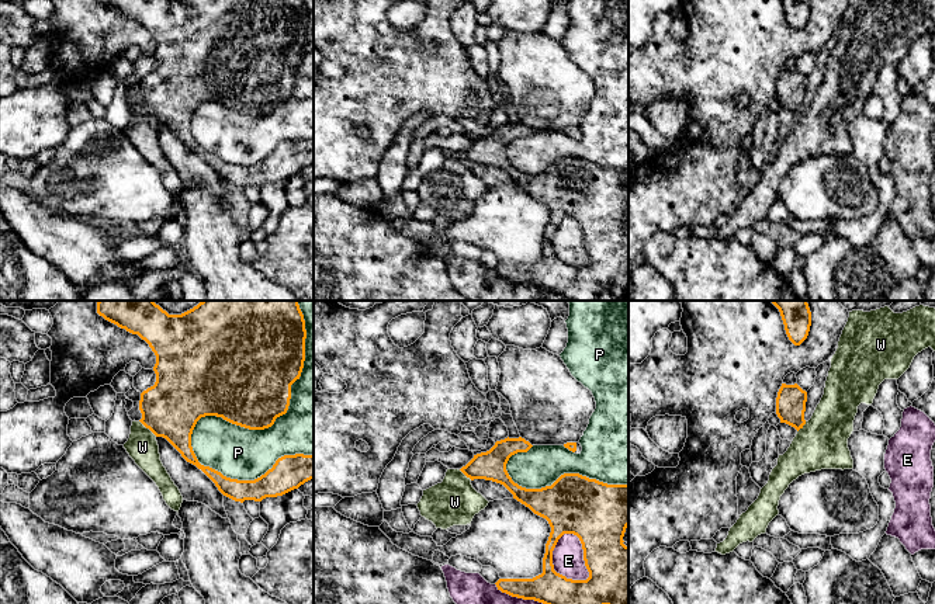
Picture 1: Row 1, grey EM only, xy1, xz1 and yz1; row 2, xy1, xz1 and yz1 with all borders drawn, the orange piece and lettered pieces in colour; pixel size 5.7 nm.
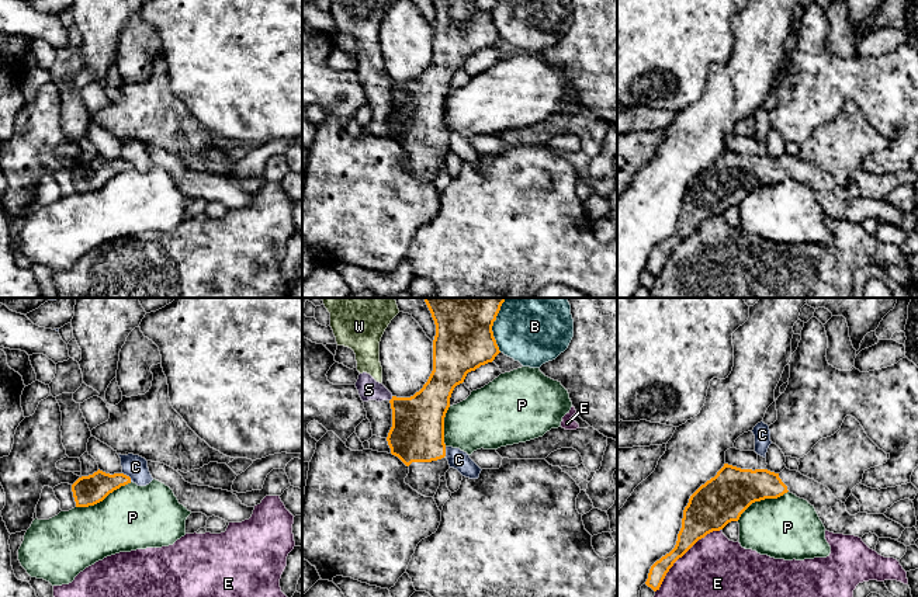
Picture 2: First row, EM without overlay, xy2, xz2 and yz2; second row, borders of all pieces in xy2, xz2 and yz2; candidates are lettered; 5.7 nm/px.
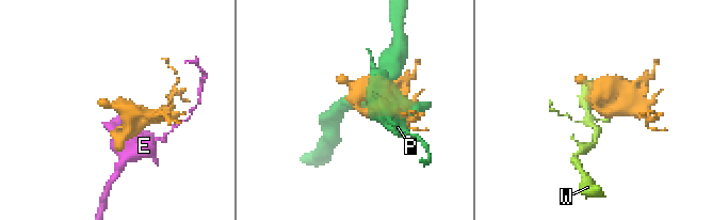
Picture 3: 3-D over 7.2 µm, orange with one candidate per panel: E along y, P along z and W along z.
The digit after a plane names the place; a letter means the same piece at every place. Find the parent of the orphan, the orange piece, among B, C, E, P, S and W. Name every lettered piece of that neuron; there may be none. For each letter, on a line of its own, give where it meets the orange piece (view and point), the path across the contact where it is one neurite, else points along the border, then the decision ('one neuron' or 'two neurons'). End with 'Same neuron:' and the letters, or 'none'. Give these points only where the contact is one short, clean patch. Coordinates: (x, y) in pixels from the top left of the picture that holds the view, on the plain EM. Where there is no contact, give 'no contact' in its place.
B: meets orange in xz2 at (492, 18); two neurons
C: meets orange in xy2 at (128, 162); border along xy2 (123, 158), (131, 166); two neurons
E: meets orange in xz1 at (584, 238); two neurons
P: meets orange in xy1 at (269, 111); two neurons
S: meets orange in xz2 at (391, 84); border along xz2 (392, 82), (390, 86); two neurons
W: meets orange in xy1 at (148, 113); two neurons
Same neuron: none

